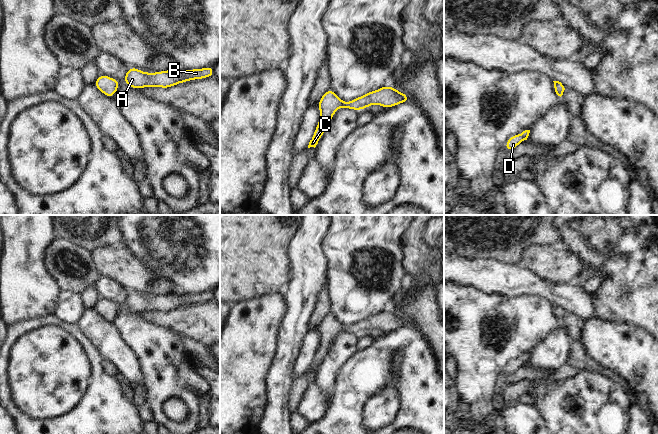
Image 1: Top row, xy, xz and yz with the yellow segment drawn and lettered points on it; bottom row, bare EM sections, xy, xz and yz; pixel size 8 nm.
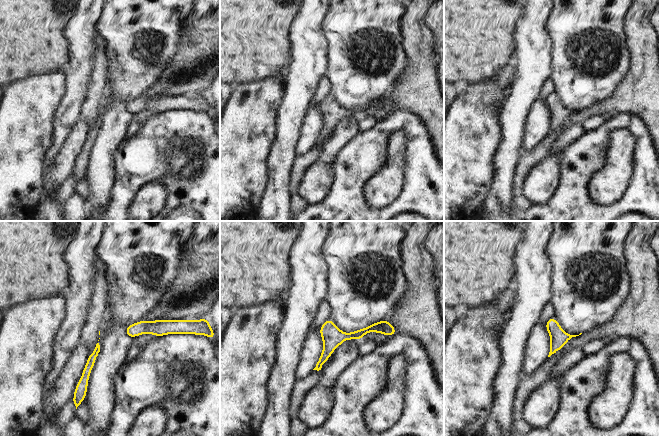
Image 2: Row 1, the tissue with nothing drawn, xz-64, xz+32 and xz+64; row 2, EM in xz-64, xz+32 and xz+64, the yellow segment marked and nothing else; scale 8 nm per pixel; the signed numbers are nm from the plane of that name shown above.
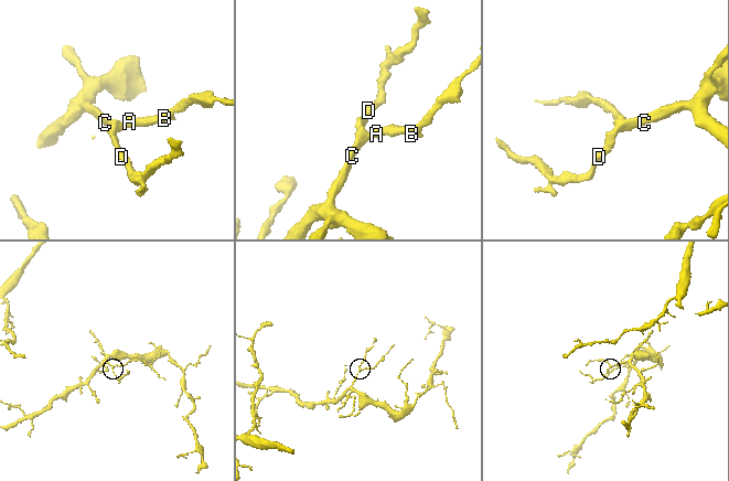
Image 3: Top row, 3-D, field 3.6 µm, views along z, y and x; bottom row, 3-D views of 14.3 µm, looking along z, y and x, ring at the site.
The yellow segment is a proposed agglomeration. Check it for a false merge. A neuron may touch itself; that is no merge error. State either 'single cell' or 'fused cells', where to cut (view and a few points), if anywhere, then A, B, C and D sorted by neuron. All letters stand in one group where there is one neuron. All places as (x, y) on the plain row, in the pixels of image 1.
single cell; cut none; groups A B C D

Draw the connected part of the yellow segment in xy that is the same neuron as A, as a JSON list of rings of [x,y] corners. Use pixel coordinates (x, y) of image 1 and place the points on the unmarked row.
[[[207,290],[201,293],[173,294],[143,296],[138,292],[128,292],[124,304],[125,308],[132,313],[142,313],[145,311],[160,311],[163,313],[173,311],[179,307],[191,304],[205,303],[214,301],[214,292]]]

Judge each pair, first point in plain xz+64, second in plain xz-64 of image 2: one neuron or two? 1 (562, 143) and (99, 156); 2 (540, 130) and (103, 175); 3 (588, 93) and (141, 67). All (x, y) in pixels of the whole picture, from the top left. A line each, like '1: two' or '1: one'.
1: one
2: two
3: one

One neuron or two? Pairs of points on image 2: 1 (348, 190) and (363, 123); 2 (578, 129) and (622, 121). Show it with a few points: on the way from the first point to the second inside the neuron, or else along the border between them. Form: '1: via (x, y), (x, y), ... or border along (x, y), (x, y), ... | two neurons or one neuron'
1: border along (378, 121), (369, 129), (360, 132) | two neurons
2: border along (585, 132), (566, 147) | two neurons

